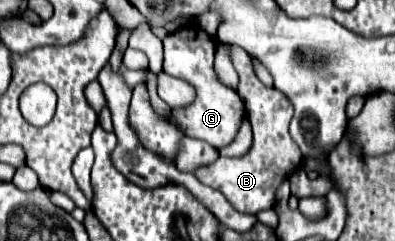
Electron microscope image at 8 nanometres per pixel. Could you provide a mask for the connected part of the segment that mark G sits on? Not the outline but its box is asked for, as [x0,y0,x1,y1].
[164,27,246,149]

